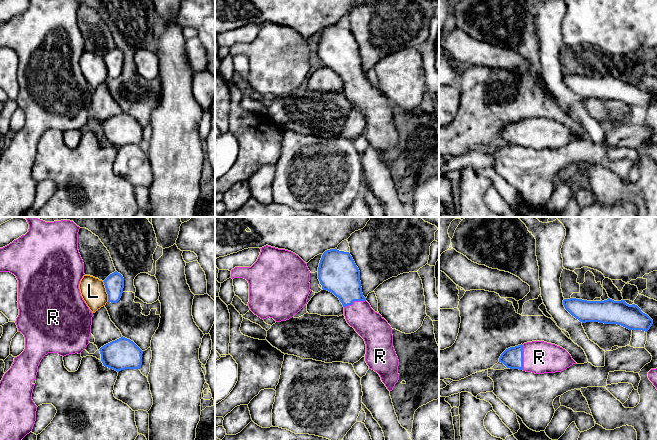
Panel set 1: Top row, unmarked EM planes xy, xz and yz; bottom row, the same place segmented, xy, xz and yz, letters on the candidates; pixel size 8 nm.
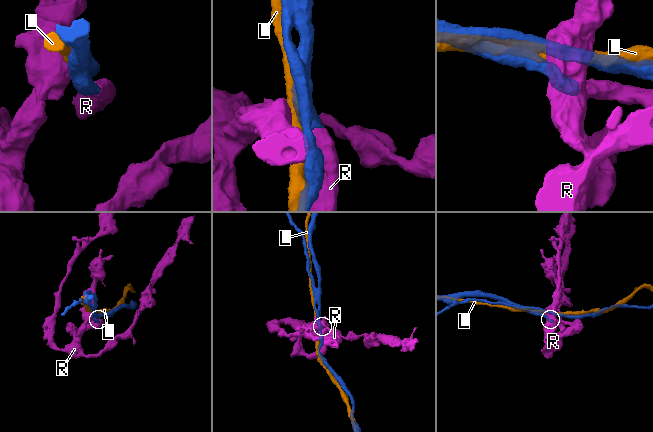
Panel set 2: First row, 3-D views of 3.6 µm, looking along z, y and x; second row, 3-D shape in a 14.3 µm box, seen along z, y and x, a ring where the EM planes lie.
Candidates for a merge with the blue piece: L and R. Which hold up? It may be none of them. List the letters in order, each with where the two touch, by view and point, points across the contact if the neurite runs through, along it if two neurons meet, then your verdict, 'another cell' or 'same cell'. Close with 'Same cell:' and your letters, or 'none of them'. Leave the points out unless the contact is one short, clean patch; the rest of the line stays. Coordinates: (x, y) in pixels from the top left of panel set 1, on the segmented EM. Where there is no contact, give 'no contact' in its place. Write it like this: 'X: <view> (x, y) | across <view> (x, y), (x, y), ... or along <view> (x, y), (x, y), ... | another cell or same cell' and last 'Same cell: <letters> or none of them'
L: xy (106, 291) | another cell
R: yz (522, 357) | same cell
Same cell: R

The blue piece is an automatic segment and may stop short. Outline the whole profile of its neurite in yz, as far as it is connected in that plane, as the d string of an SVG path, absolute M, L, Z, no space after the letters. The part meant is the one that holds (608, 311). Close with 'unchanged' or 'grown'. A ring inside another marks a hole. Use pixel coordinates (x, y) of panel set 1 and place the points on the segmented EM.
M610 298L604 301L587 301L582 299L564 299L565 309L582 323L599 322L617 324L629 330L647 332L653 320L635 305L629 305L625 300L614 301Z; unchanged

